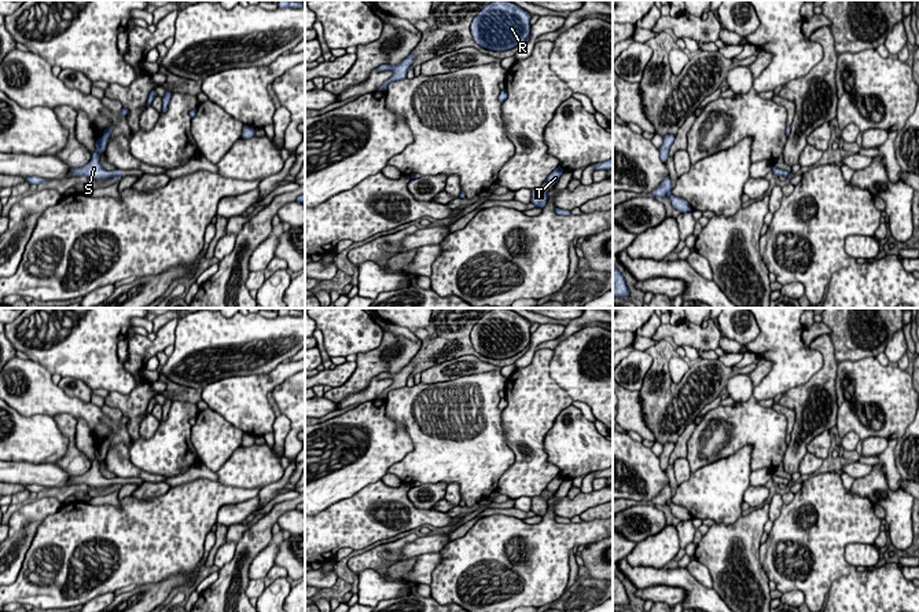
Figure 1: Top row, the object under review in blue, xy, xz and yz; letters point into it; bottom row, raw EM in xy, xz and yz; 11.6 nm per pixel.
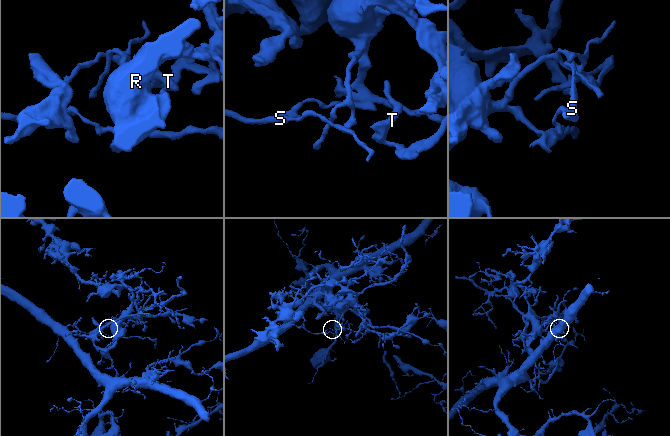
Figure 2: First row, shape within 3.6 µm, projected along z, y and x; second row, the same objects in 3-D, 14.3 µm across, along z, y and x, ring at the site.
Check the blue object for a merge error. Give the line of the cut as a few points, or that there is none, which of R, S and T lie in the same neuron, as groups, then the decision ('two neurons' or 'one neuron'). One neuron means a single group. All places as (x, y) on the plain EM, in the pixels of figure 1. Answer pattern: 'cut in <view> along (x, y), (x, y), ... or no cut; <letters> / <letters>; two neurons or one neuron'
cut in xy along (107, 447), (106, 454); R T / S; two neurons

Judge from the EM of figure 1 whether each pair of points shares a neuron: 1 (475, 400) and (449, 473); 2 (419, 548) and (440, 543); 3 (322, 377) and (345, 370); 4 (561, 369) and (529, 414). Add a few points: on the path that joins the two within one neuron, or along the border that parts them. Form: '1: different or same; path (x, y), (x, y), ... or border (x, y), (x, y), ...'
1: same; path (456, 416), (449, 422), (449, 454)
2: same; path (425, 545), (434, 543)
3: same; path (327, 377), (339, 376)
4: different; border (552, 350), (550, 376), (573, 399)

